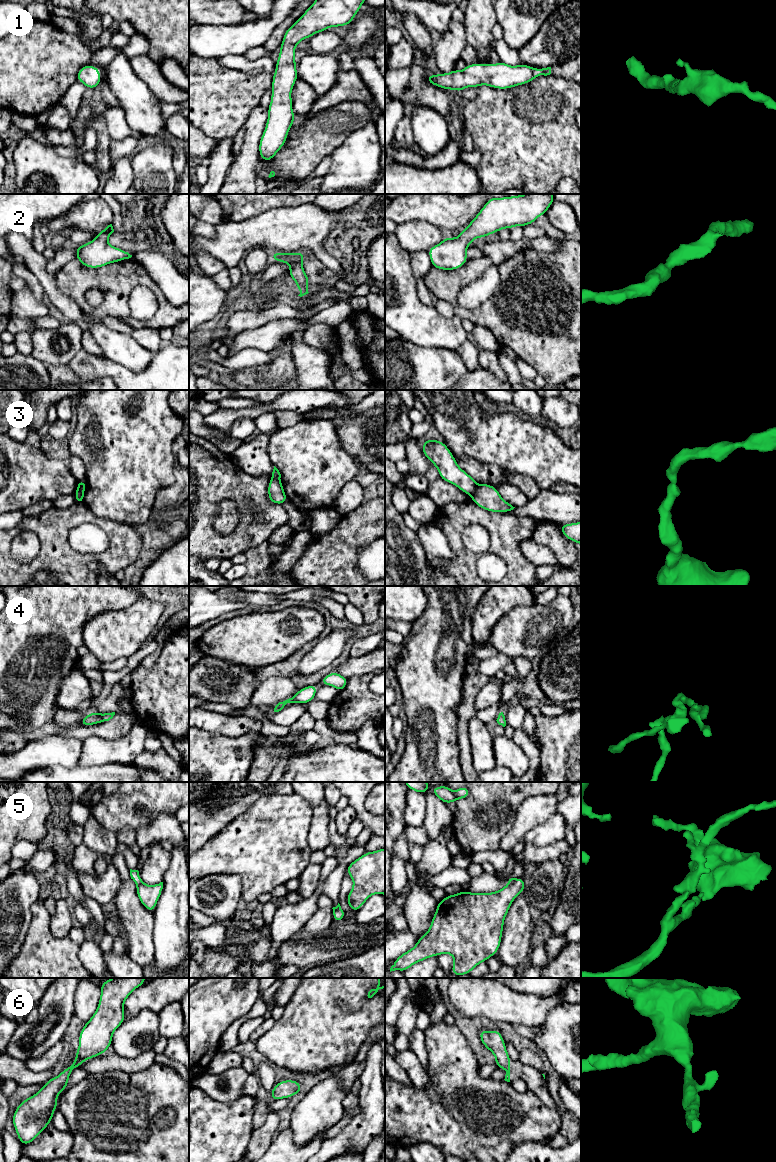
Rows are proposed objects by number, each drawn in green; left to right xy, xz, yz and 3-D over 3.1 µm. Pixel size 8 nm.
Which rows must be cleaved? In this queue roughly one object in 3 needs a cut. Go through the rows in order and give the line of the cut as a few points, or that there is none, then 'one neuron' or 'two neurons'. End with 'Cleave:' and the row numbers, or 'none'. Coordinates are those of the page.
1: no cut | one neuron
2: no cut | one neuron
3: yz (477, 485), (471, 495) | two neurons
4: no cut | one neuron
5: xy (141, 881), (137, 885) | two neurons
6: no cut | one neuron
Cleave: 3, 5

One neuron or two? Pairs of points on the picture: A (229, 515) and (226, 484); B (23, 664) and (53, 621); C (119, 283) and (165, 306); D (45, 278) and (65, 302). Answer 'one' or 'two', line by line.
A: two
B: one
C: one
D: one

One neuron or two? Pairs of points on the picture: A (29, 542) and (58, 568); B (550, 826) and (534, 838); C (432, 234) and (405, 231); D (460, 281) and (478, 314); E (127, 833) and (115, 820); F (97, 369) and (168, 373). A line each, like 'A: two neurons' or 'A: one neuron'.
A: two neurons
B: one neuron
C: one neuron
D: one neuron
E: two neurons
F: one neuron

